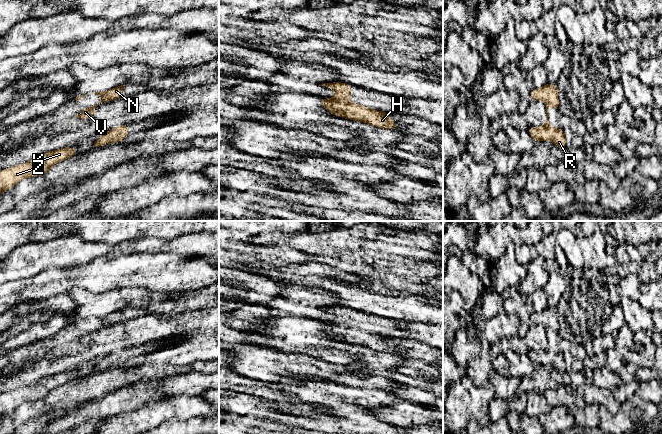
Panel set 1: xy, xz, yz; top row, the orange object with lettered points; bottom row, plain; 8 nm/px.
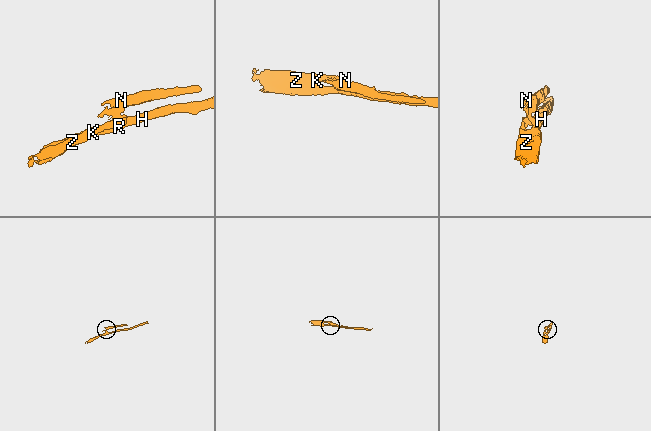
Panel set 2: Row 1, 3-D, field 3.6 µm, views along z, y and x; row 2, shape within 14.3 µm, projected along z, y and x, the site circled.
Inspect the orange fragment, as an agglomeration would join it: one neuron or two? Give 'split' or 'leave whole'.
leave whole

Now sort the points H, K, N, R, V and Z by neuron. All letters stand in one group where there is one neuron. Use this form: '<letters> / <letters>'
H K N R V Z

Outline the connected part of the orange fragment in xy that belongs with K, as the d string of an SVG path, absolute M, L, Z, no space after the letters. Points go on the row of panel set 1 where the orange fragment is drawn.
M63 147L44 152L24 164L0 170L0 193L10 190L24 178L37 177L47 173L53 165L78 153L76 148Z

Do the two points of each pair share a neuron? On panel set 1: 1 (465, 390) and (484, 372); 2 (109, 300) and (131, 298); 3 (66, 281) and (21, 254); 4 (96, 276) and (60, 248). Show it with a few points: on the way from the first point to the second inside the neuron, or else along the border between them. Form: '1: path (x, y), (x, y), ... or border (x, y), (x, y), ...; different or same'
1: border (467, 375), (479, 386); different
2: path (114, 300), (126, 298); same
3: border (50, 265), (63, 268), (72, 268), (74, 266); different
4: border (95, 258), (82, 265), (65, 268), (59, 267); different

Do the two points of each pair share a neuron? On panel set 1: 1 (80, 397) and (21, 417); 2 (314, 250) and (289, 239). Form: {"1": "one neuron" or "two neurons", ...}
{"1": "one neuron", "2": "one neuron"}

